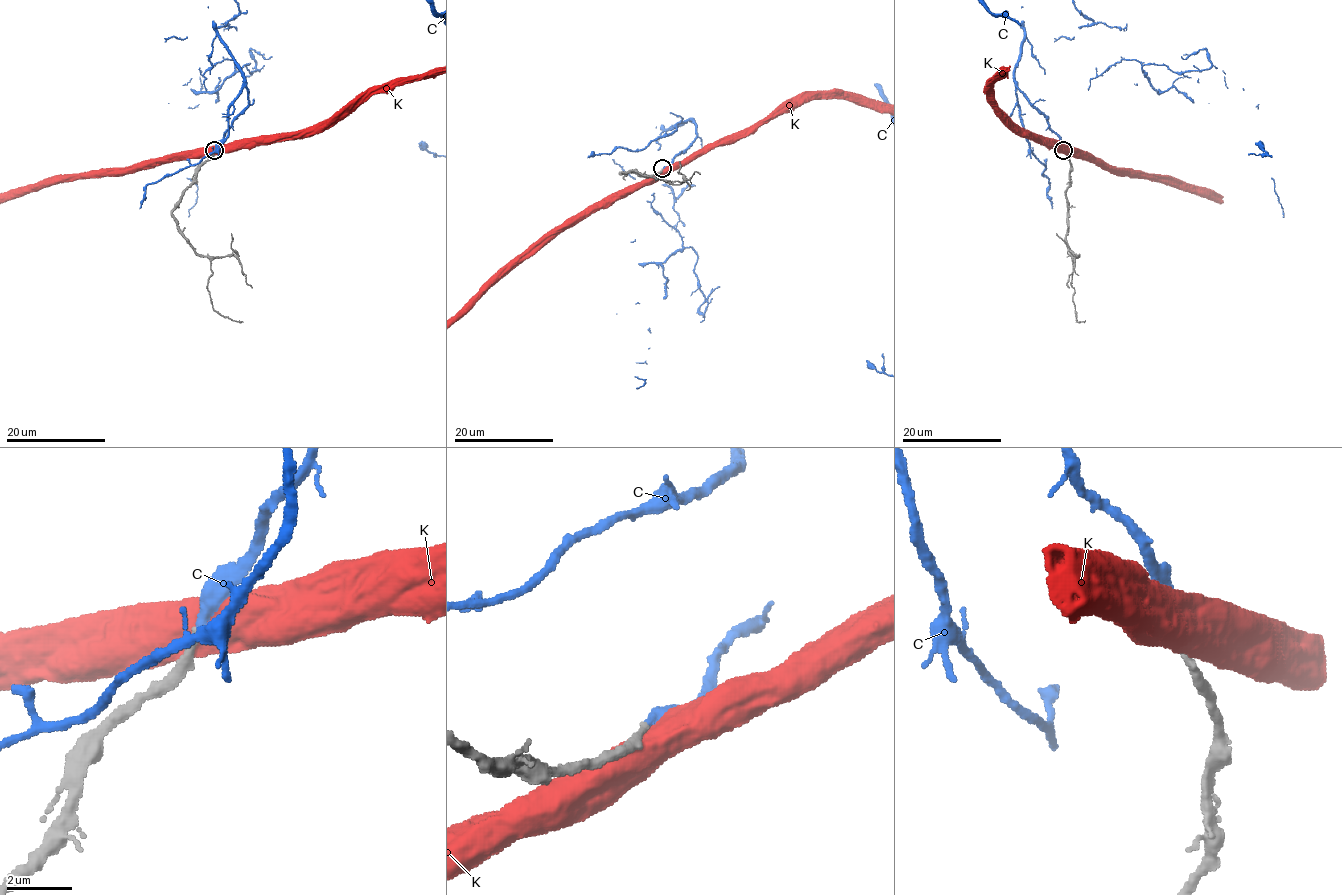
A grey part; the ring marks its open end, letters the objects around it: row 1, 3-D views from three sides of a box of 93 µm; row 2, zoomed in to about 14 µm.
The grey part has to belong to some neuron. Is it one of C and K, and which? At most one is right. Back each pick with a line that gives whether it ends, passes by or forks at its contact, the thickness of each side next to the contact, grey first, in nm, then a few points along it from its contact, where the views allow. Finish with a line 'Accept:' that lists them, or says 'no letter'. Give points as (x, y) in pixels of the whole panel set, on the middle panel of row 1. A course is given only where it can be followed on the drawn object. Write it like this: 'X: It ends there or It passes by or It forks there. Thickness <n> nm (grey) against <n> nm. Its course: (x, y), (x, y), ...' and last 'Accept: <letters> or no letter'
C: It ends there. Thickness 190 nm (grey) against 300 nm
Accept: C

